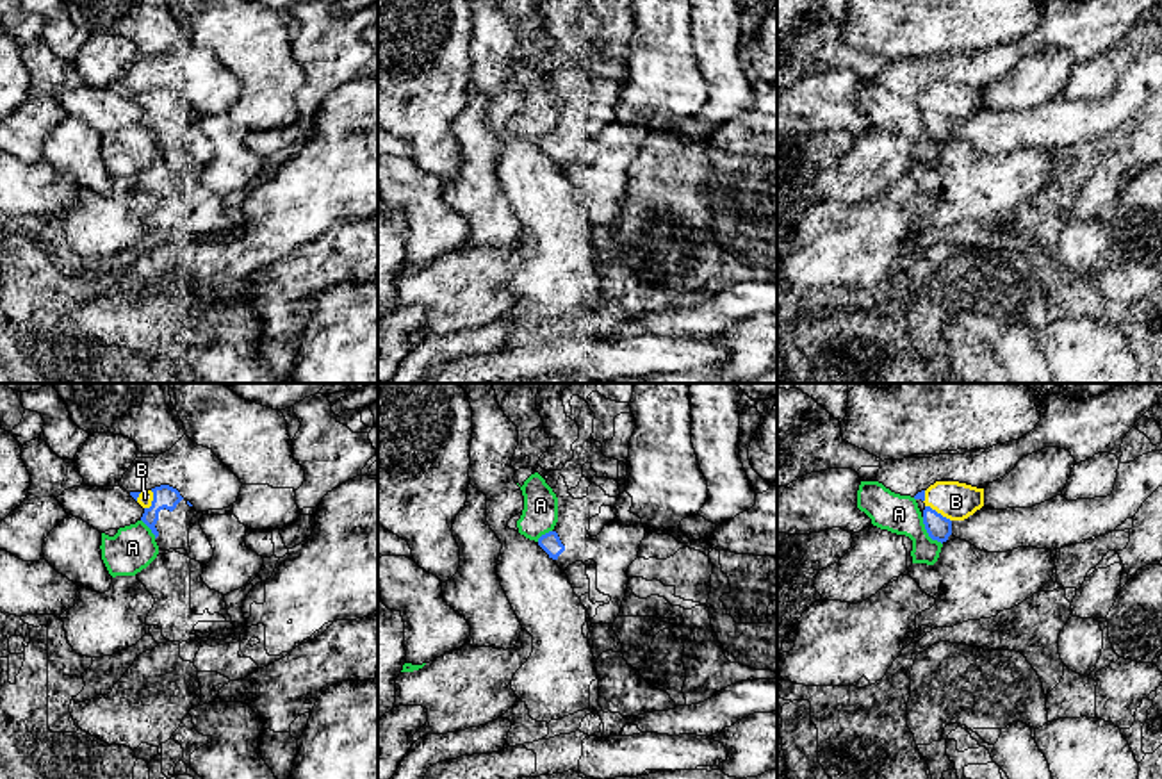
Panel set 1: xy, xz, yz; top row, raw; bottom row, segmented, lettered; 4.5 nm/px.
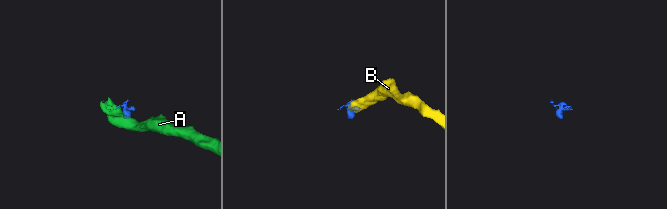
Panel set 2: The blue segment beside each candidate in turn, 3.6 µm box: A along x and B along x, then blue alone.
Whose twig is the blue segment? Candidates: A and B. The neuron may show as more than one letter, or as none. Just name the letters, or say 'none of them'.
B

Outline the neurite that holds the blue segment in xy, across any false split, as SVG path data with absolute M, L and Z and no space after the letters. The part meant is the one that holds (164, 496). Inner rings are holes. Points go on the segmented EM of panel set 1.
M160 485L144 492L130 492L130 496L144 508L141 521L151 529L155 538L159 537L159 531L155 528L159 512L164 508L173 512L184 499L180 492L169 485Z

